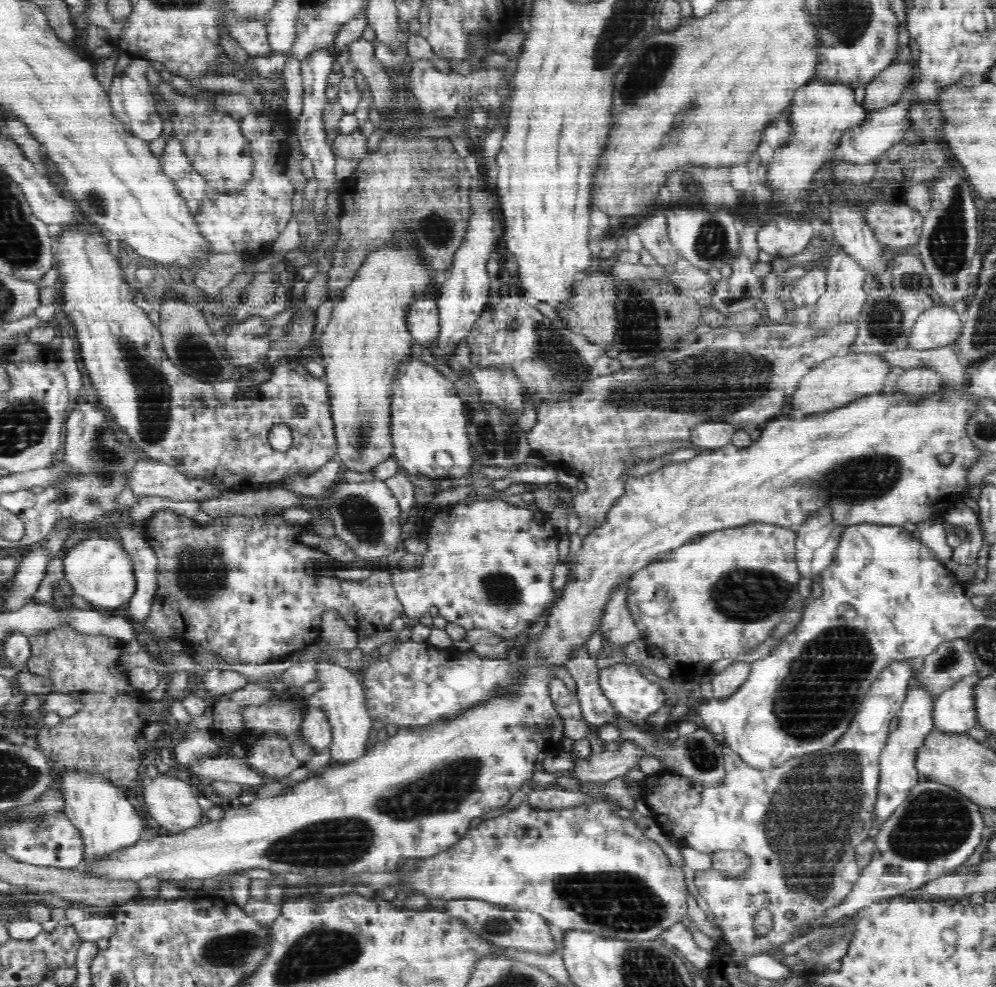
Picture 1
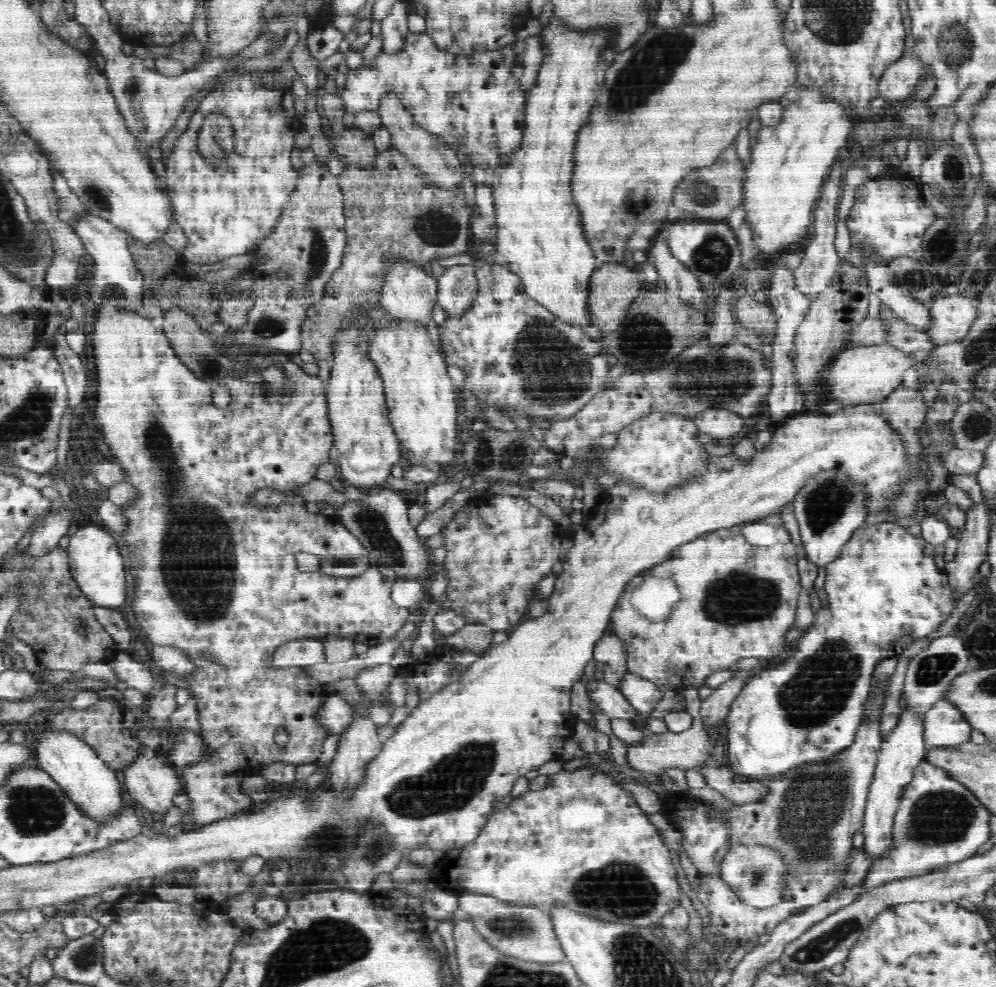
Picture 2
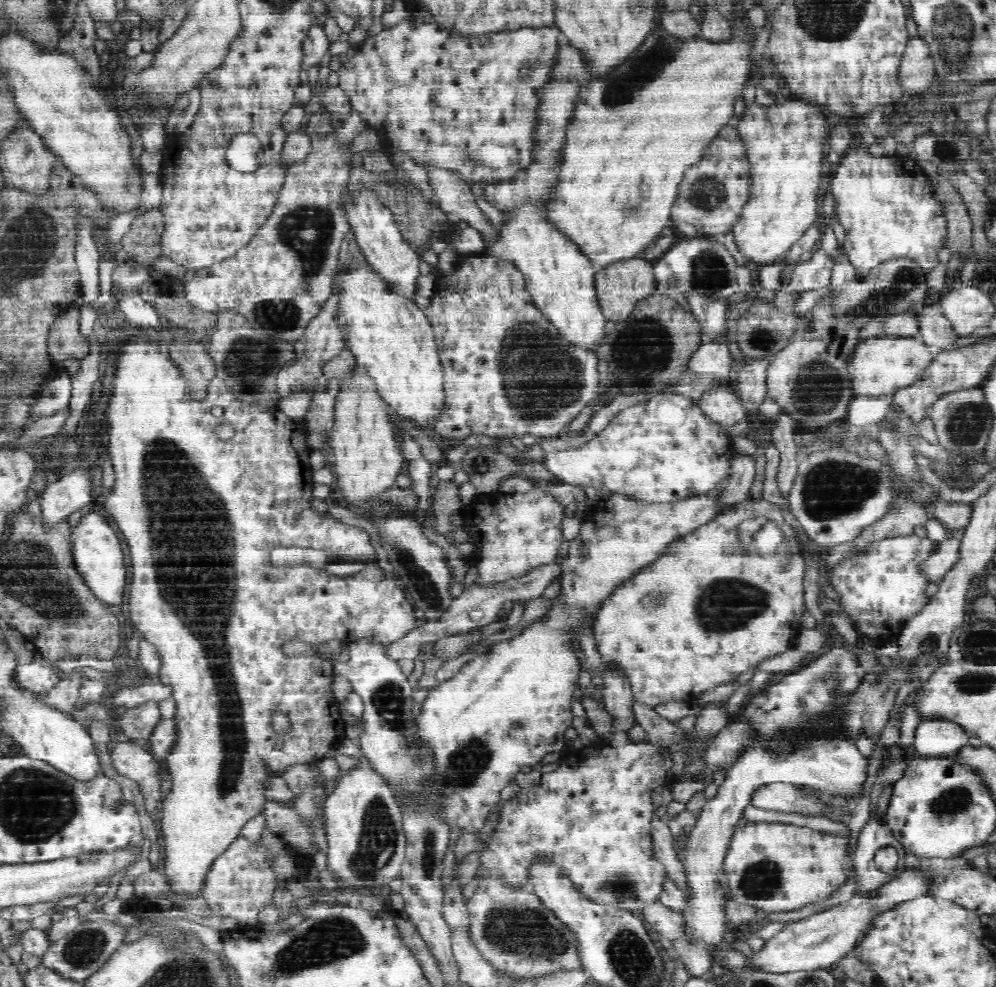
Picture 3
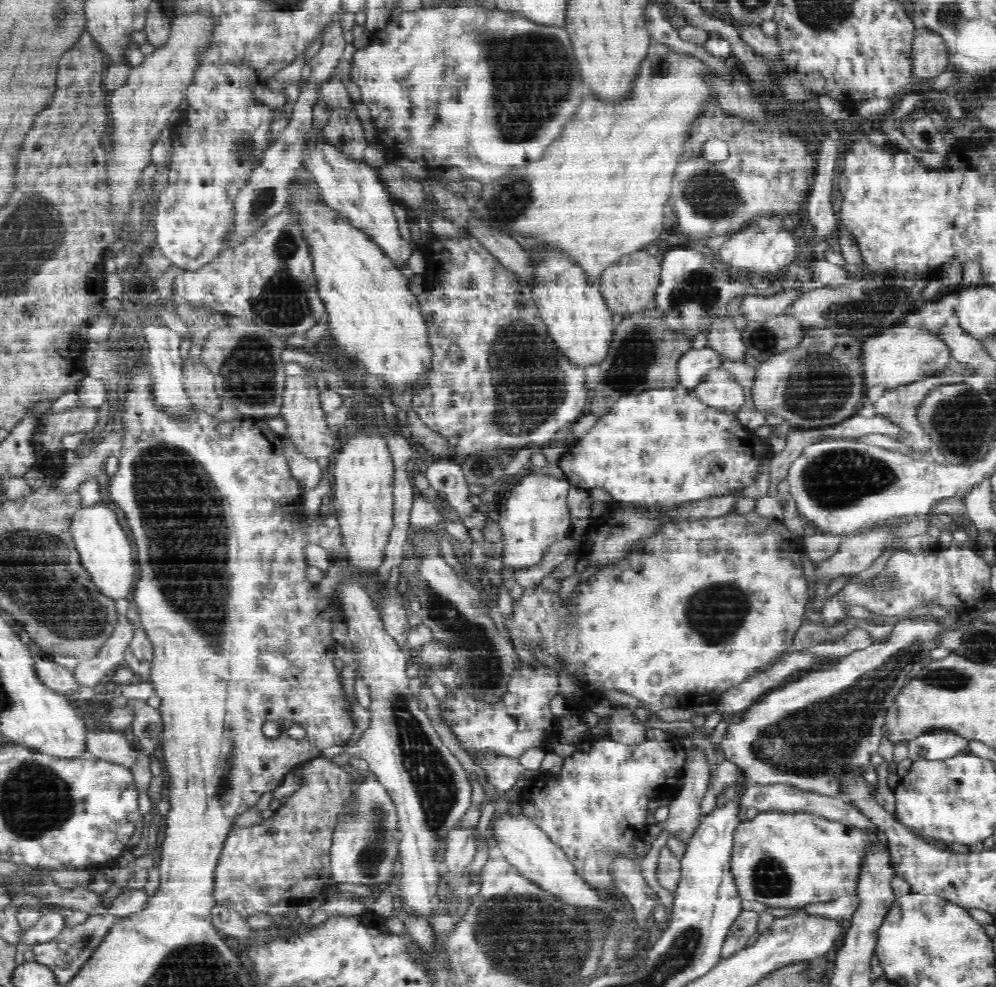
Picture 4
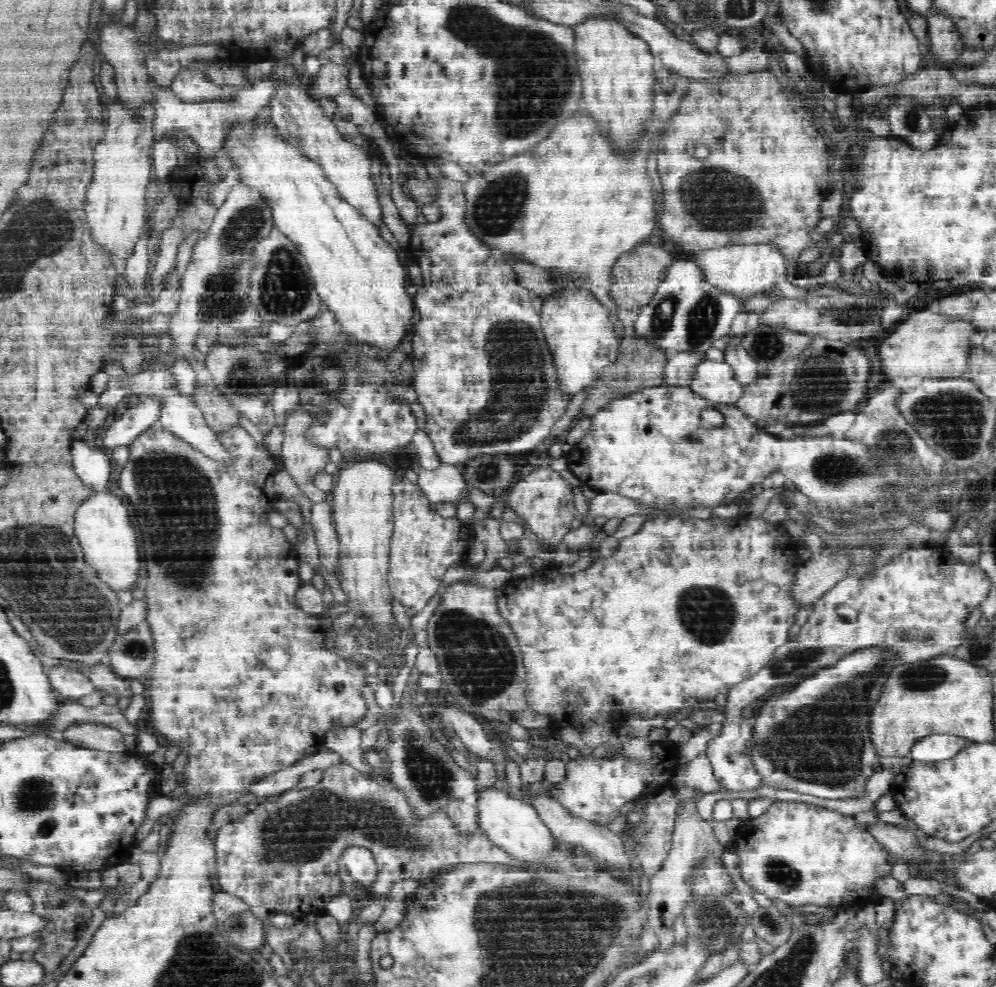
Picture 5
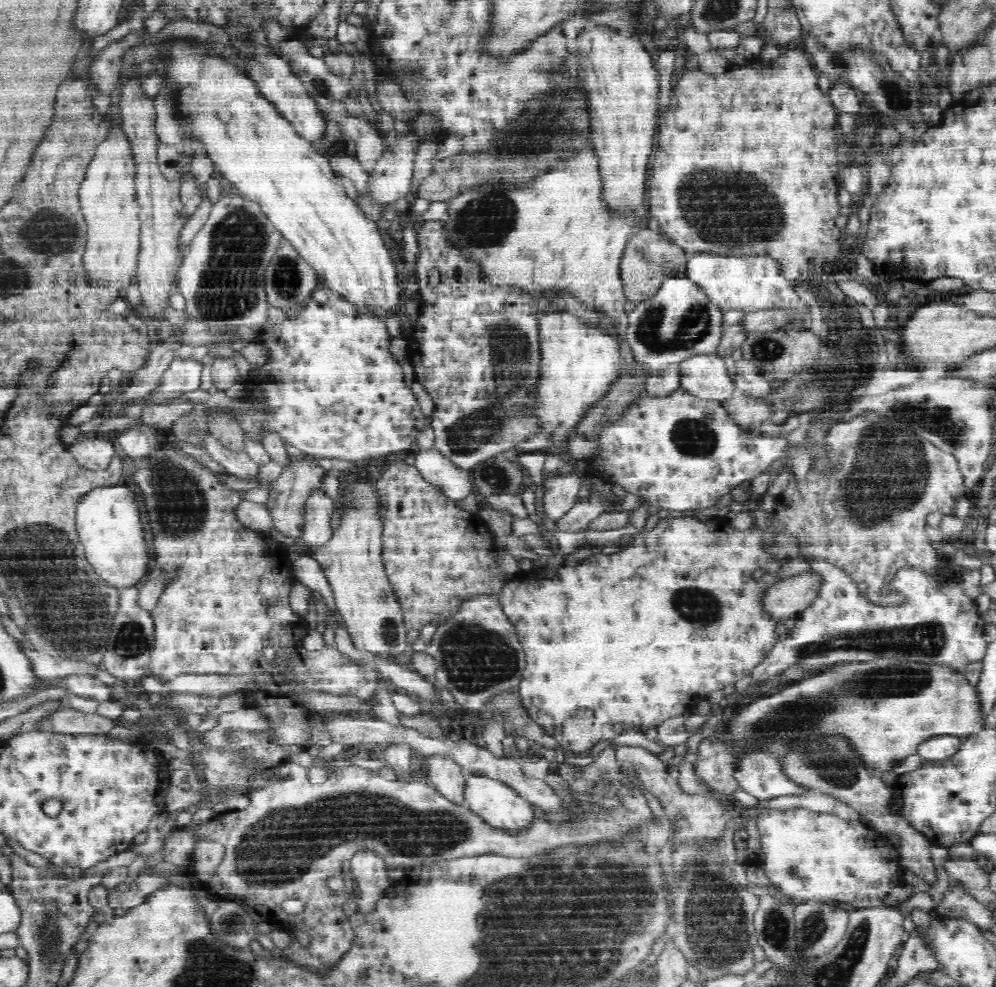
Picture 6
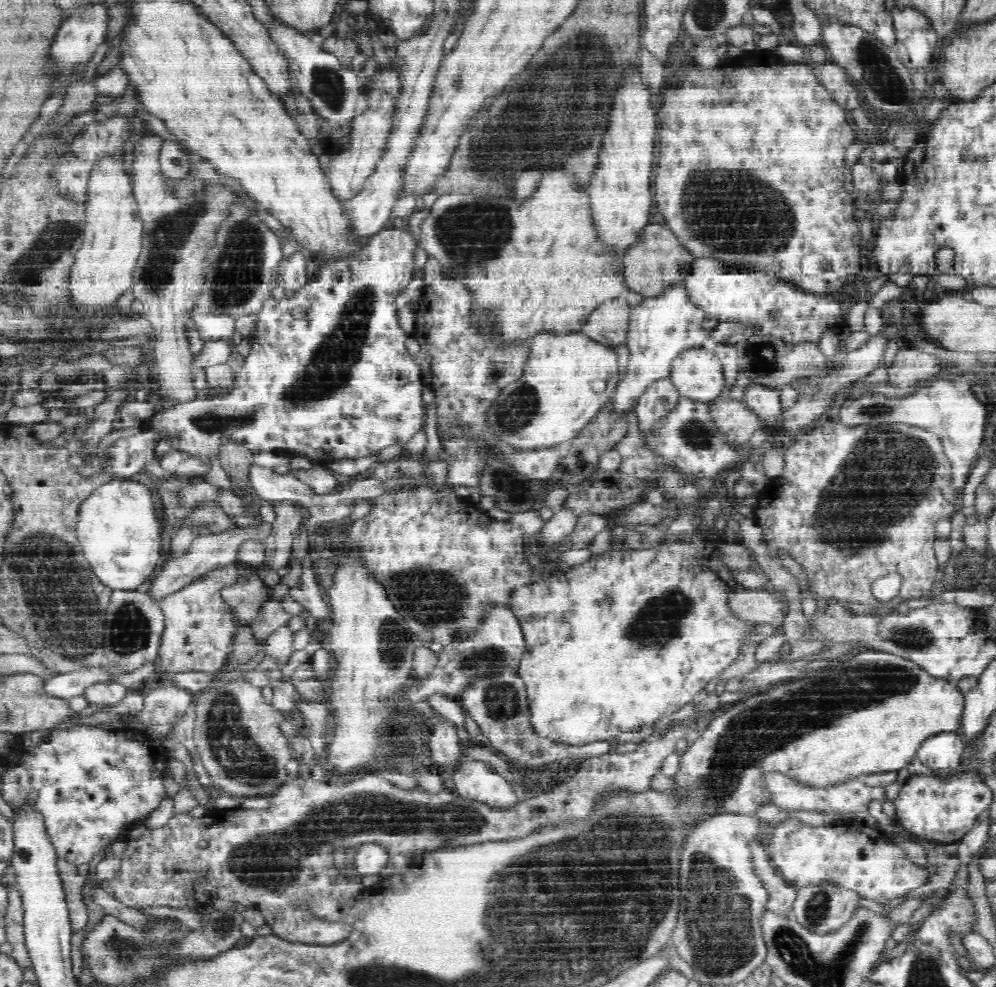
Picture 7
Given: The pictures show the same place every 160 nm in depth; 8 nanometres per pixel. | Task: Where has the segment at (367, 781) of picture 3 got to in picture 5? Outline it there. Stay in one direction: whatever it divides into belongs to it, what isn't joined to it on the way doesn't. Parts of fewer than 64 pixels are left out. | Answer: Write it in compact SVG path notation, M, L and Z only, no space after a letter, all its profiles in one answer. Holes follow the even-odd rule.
M354 847L348 849L342 857L344 866L350 872L354 882L367 890L375 890L379 877L377 862L374 855L365 848Z

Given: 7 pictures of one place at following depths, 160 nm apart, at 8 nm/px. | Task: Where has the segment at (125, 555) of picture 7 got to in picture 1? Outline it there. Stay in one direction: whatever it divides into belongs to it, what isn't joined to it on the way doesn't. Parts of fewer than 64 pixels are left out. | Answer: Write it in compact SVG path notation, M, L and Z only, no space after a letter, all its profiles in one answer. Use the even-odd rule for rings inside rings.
M79 536L76 544L61 555L65 578L74 587L76 594L87 602L102 608L118 608L126 604L135 590L132 561L116 537Z

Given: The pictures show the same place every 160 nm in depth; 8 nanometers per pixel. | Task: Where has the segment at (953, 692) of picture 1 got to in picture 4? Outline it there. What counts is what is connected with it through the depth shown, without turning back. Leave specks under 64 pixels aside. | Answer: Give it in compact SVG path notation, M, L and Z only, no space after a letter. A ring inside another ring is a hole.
M934 730L907 744L913 762L944 761L969 749L969 740L951 731Z

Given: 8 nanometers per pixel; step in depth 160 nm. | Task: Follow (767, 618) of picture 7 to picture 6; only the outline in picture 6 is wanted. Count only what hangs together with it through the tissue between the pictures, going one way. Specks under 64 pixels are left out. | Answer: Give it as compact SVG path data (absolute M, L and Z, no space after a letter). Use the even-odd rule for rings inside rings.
M814 572L777 580L762 592L758 608L768 619L784 622L797 617L815 599L819 590L820 576Z

